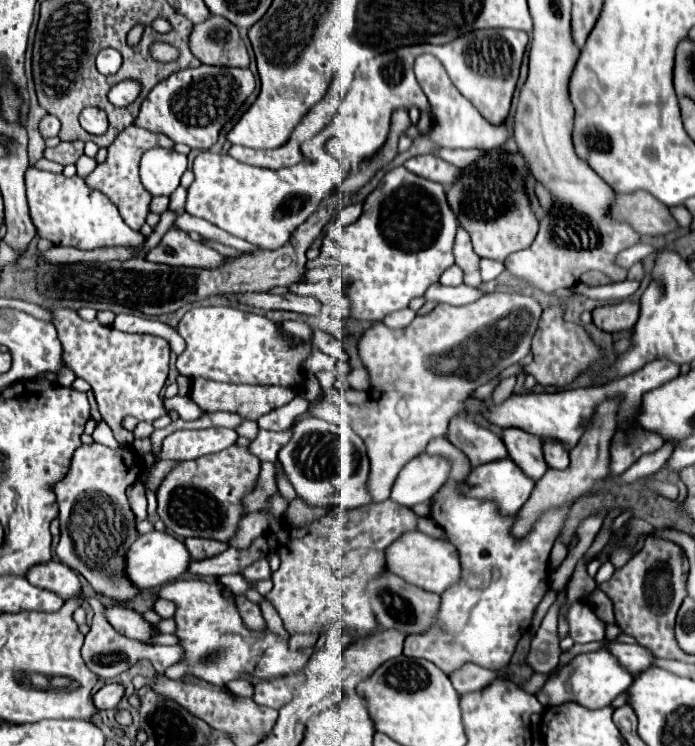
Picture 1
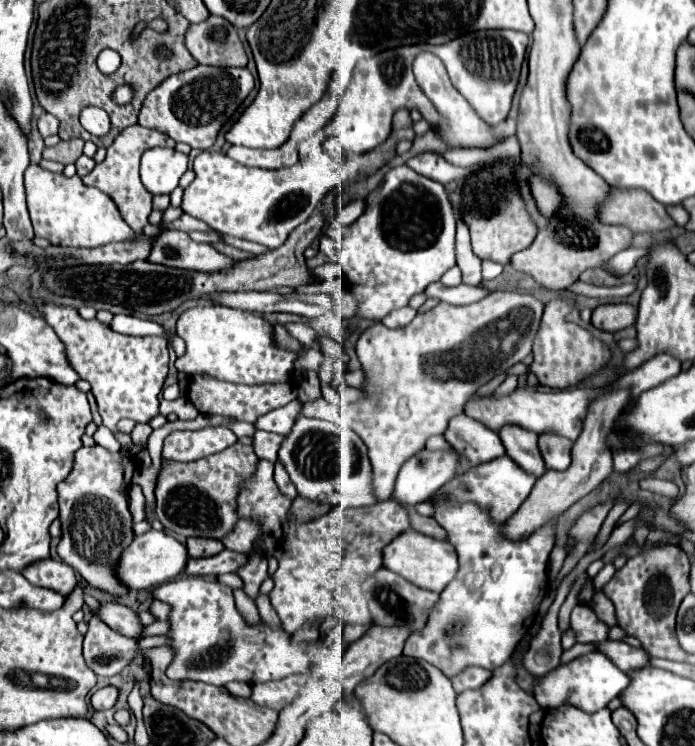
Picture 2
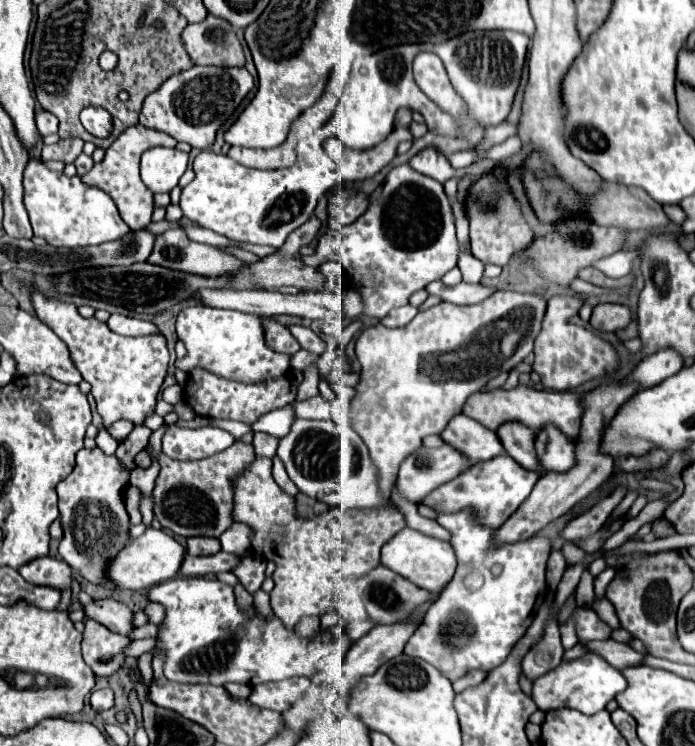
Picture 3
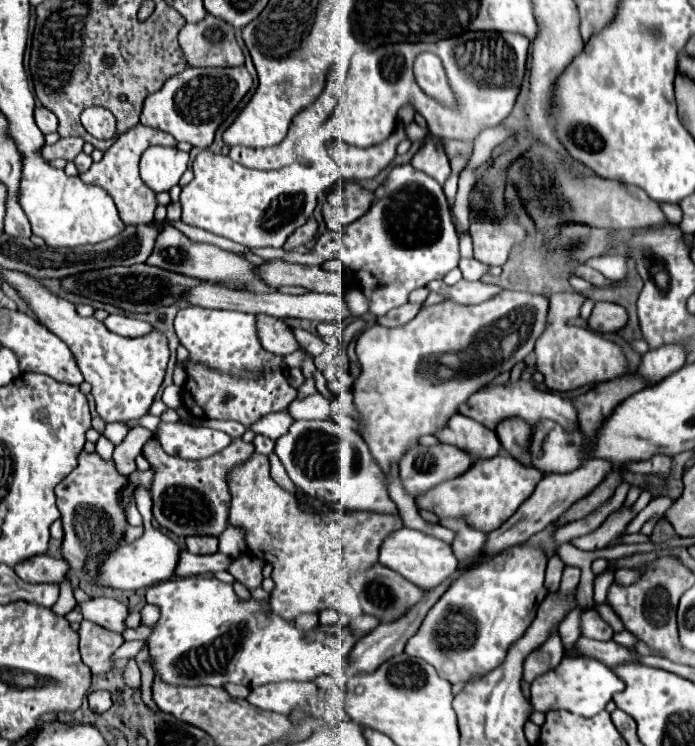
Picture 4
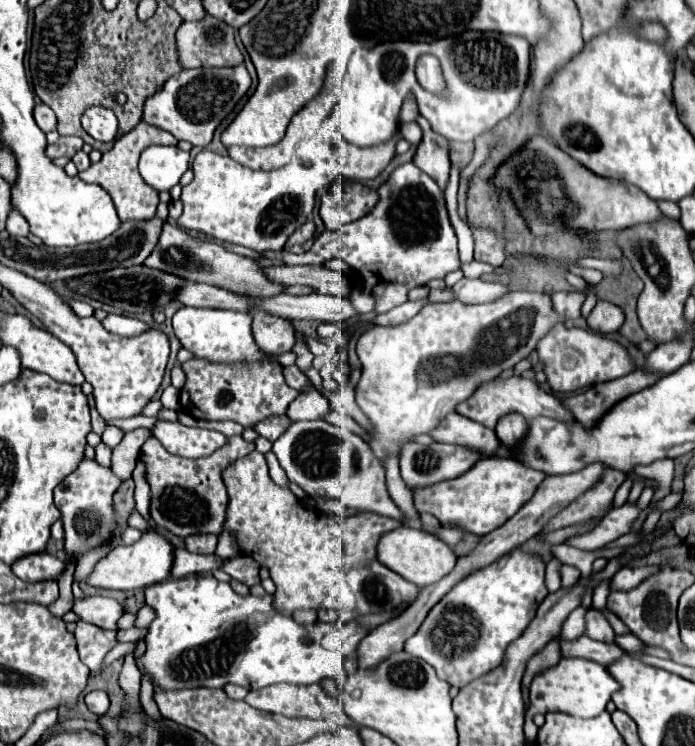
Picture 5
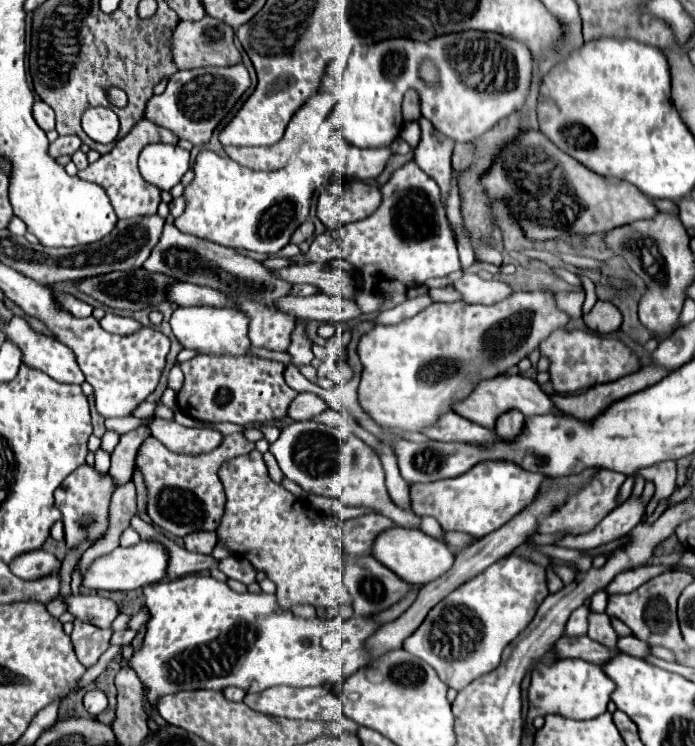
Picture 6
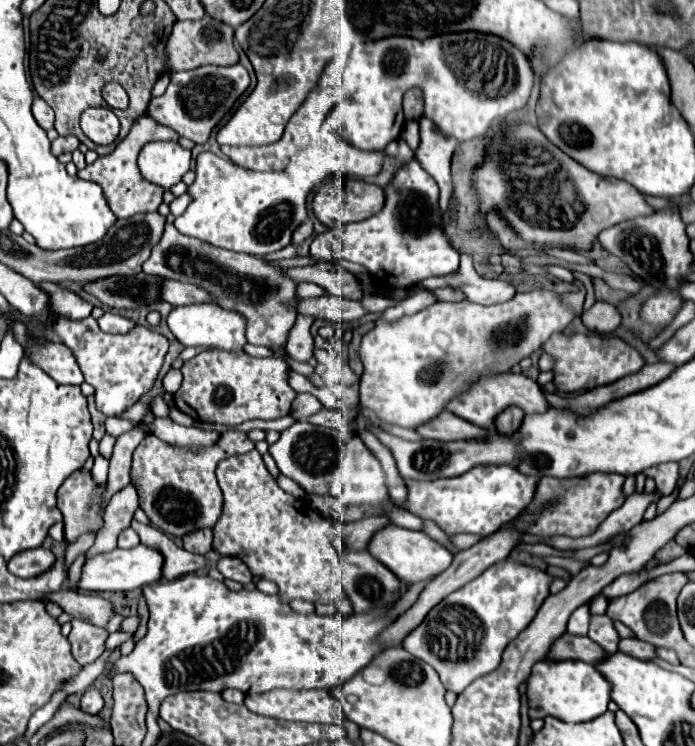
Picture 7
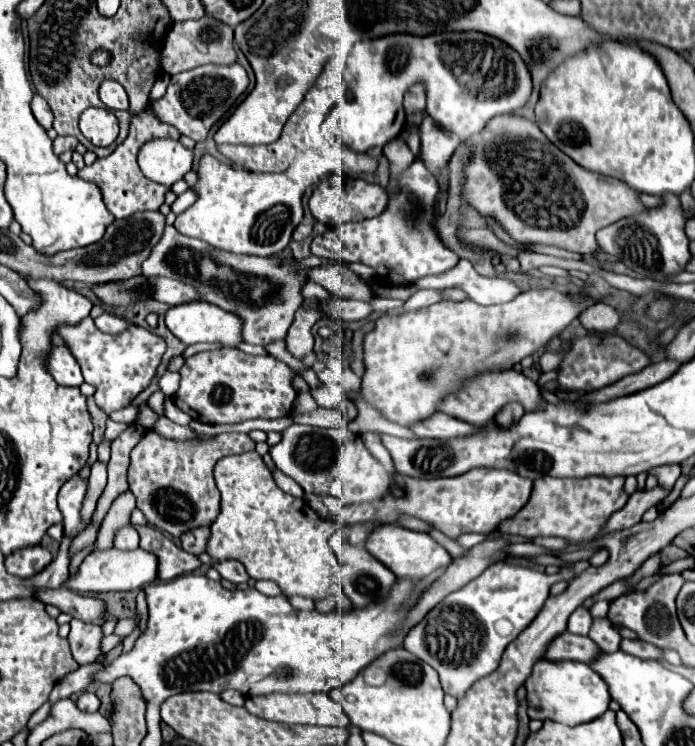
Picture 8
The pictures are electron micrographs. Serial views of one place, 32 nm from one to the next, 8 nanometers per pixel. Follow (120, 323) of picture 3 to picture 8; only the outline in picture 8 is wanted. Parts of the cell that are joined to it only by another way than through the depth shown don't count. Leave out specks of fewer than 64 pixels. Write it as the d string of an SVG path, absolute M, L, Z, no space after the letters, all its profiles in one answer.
M104 312L104 314L98 316L94 322L96 322L96 326L99 330L108 332L108 334L124 332L124 330L130 326L130 322L126 322L124 318L118 318L118 316L110 314L110 312Z

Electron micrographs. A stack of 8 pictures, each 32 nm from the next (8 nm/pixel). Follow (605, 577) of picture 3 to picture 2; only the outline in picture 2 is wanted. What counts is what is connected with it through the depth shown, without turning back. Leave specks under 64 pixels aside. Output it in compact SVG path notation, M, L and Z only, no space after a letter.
M604 564L604 568L594 578L594 590L602 590L602 584L606 584L614 576L614 572L616 572L616 568L612 564Z

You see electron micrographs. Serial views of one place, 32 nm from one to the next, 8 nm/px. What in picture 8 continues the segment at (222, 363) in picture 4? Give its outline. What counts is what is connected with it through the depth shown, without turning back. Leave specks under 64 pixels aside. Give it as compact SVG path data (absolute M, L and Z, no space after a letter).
M192 302L192 304L180 304L172 306L166 312L166 326L170 332L184 342L186 346L192 344L208 344L208 342L218 342L226 348L238 348L242 344L242 320L234 316L232 312L226 312L222 308L216 308L216 304L206 304L206 302Z

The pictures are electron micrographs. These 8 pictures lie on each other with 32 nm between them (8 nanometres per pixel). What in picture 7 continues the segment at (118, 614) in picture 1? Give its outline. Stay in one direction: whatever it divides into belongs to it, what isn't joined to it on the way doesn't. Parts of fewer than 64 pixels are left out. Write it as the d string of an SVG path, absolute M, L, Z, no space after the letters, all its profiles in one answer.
M58 590L52 596L48 596L50 602L60 604L72 618L96 624L100 628L106 628L106 624L114 616L114 606L110 600L104 600L94 594L78 594L72 590Z

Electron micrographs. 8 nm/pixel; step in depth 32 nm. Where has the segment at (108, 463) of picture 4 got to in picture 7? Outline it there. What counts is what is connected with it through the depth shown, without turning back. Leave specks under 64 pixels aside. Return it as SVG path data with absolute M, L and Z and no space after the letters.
M80 468L58 488L58 510L64 516L66 542L76 542L82 534L98 534L104 526L104 494L108 484L96 484L92 472Z

